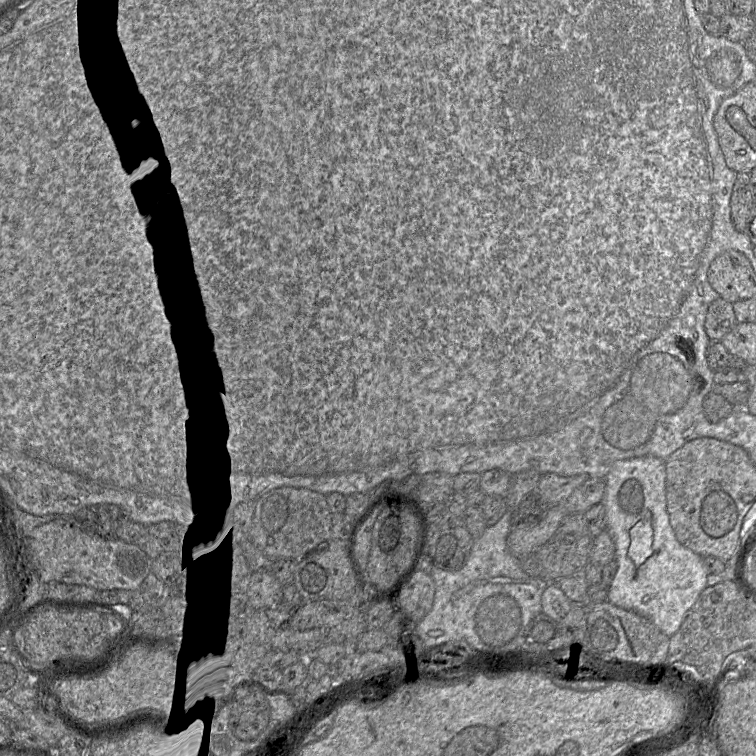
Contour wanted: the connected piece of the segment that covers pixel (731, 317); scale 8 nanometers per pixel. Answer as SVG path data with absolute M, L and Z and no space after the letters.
M721 297L712 302L705 321L710 340L722 340L737 324L733 303Z

